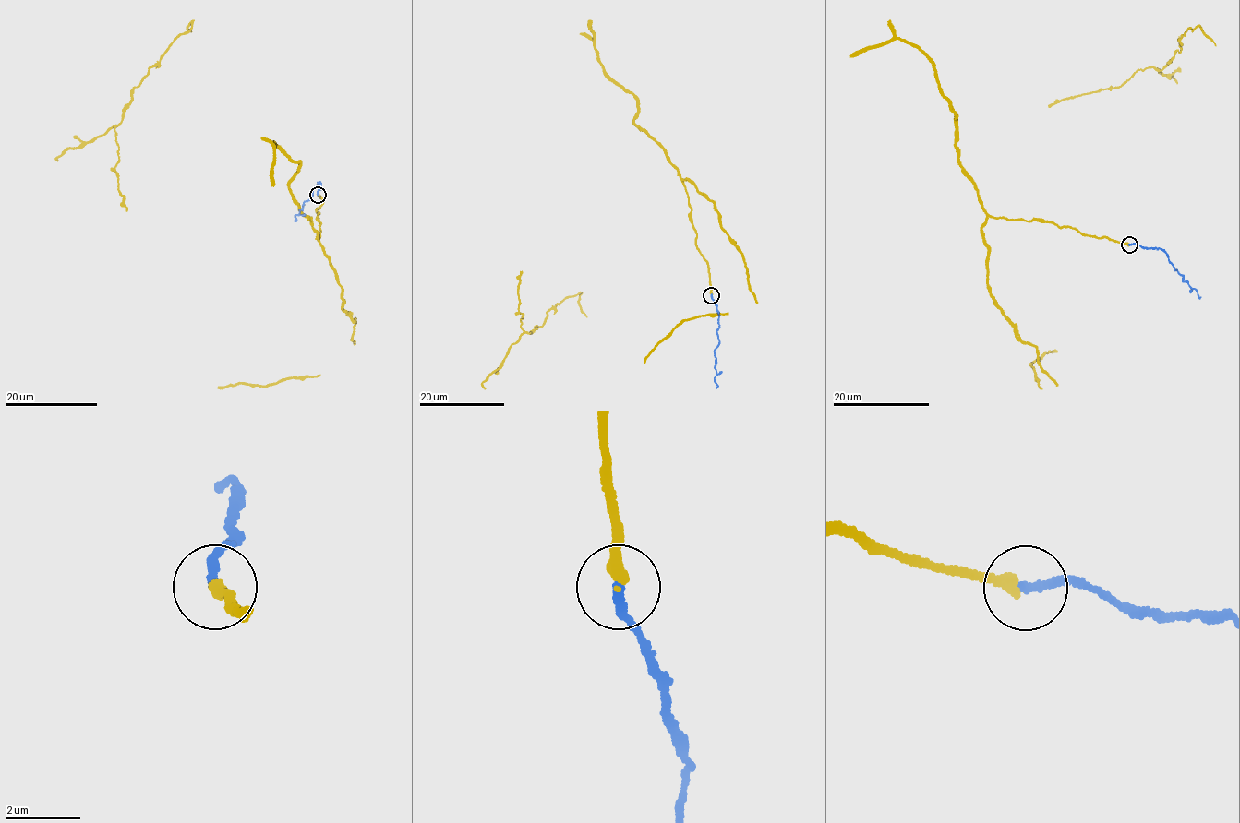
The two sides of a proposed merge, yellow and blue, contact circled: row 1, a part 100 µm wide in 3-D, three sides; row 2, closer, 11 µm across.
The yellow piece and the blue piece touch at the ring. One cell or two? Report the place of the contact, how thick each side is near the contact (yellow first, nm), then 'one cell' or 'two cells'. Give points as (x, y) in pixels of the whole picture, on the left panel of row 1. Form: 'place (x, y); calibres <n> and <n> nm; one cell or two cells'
place (318, 195); calibres 280 and 240 nm; one cell

